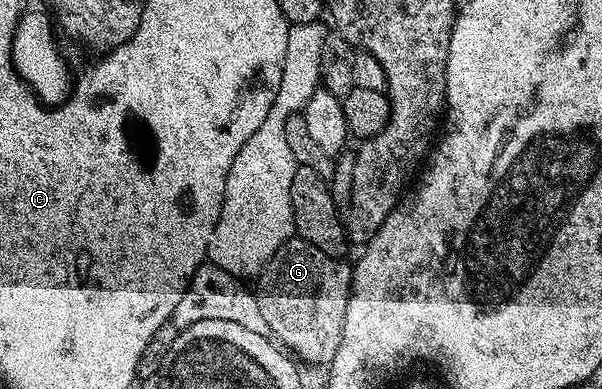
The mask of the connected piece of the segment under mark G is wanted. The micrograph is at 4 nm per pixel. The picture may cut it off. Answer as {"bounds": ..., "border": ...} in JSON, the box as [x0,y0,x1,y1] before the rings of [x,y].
{"bounds":[253,237,352,365],"border":[[[292,237],[283,247],[278,250],[275,255],[266,263],[262,274],[257,276],[256,283],[258,289],[253,292],[258,311],[264,321],[268,323],[268,329],[274,339],[278,338],[280,342],[286,347],[291,347],[296,354],[300,355],[308,363],[322,363],[322,365],[329,365],[332,357],[336,357],[336,349],[340,347],[340,337],[344,333],[344,309],[348,309],[348,297],[350,296],[350,281],[352,278],[351,264],[342,259],[333,259],[328,253],[320,253],[320,249],[316,249],[316,245],[312,245],[303,239]]]}

